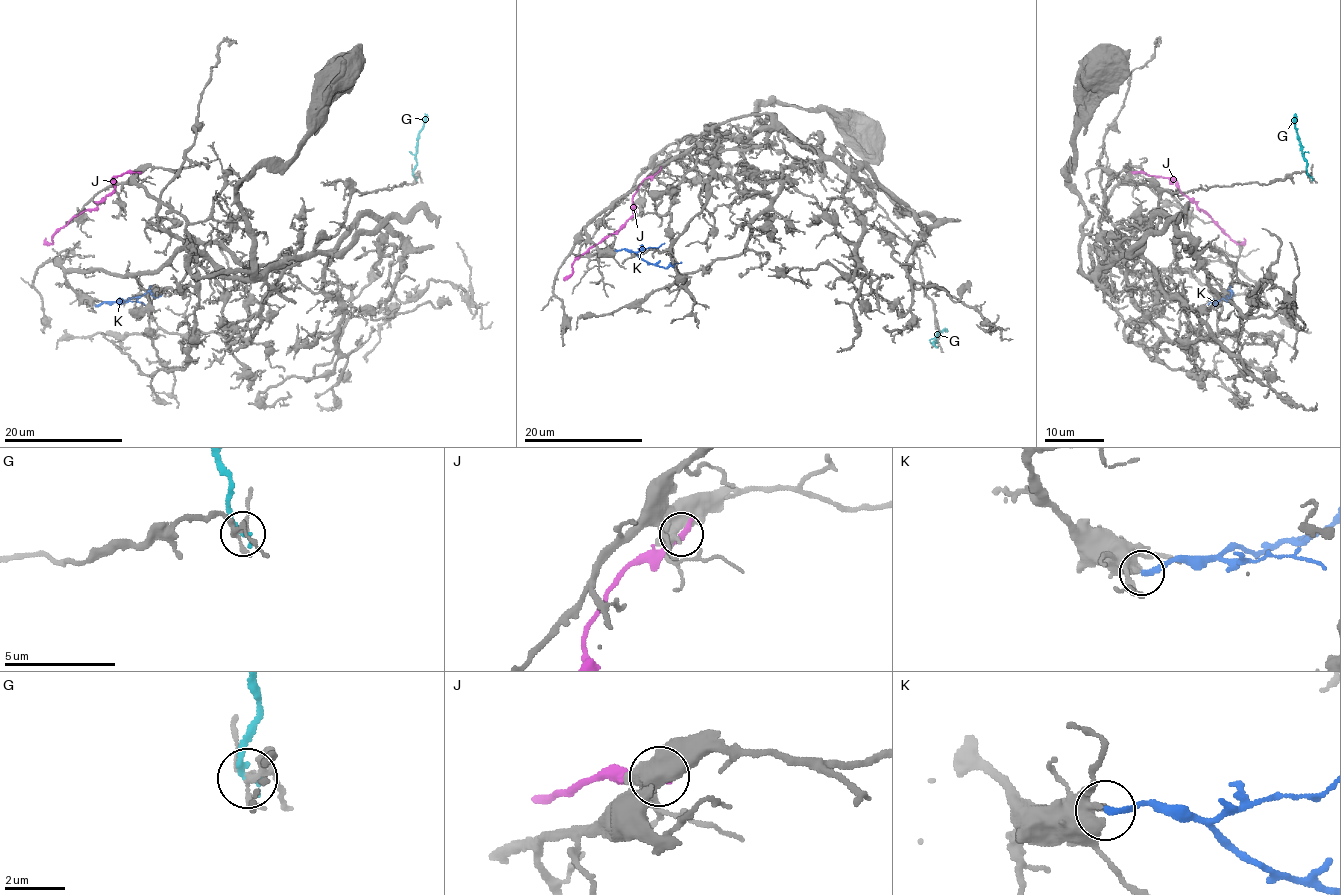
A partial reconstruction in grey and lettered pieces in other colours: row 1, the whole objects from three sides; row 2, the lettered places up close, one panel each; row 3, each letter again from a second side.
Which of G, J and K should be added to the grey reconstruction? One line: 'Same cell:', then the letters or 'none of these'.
Same cell: K

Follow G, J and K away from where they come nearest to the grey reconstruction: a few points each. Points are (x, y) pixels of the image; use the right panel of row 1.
G: (1310, 176), (1294, 114)
J: (1136, 172), (1169, 178), (1227, 234), (1239, 243), (1245, 240), (1243, 237)
K: (1215, 306), (1233, 294), (1228, 297), (1227, 294)

